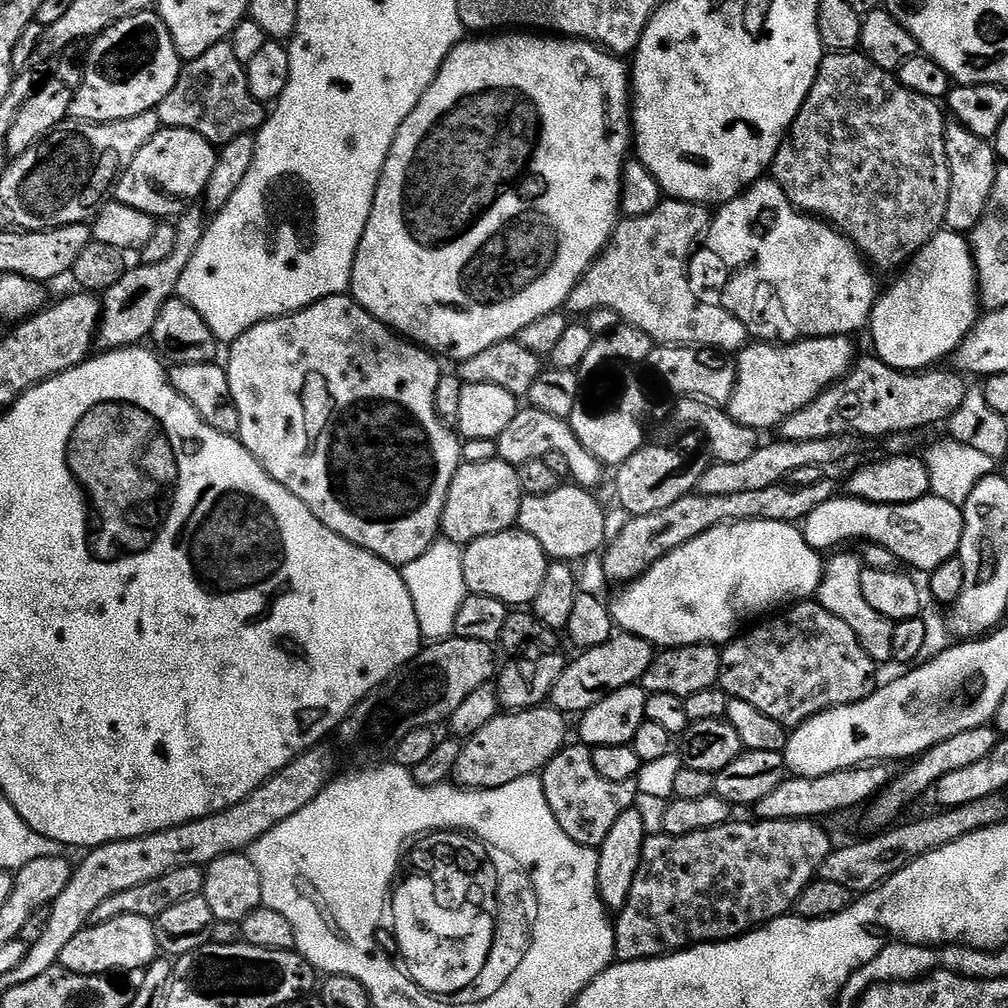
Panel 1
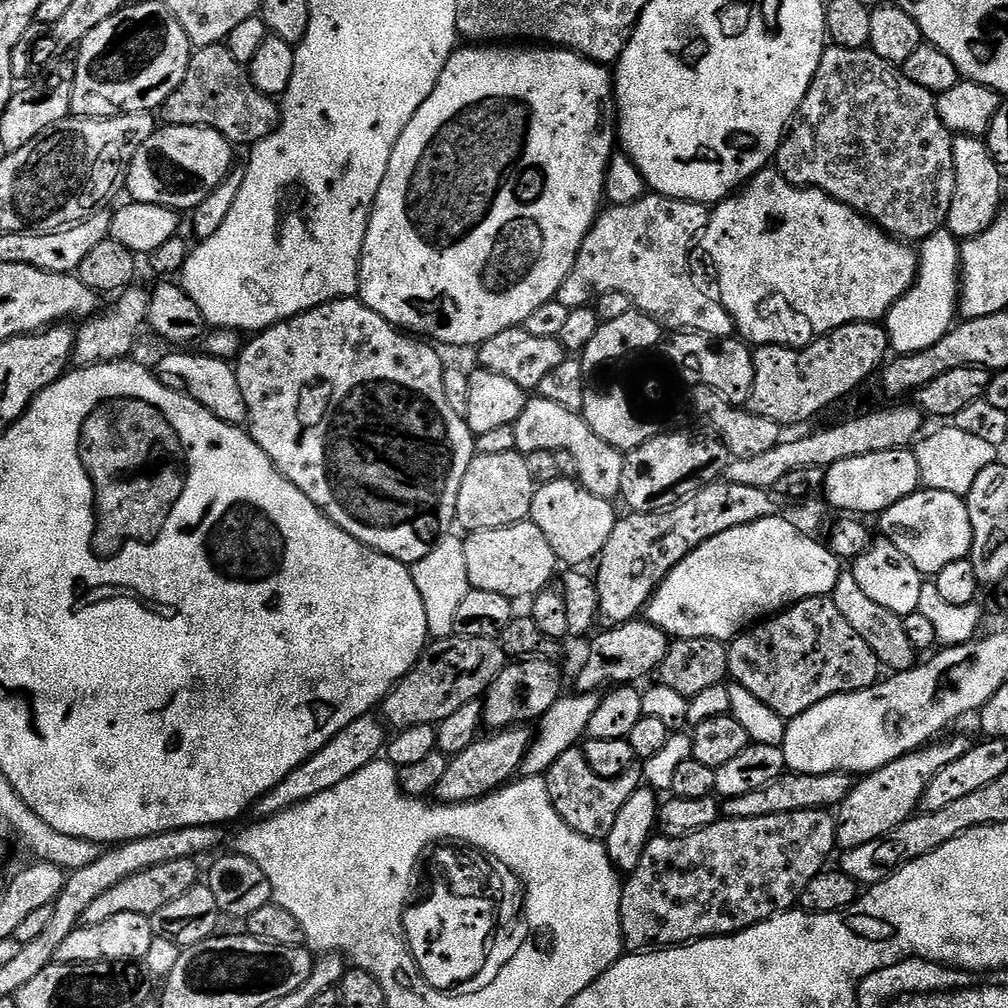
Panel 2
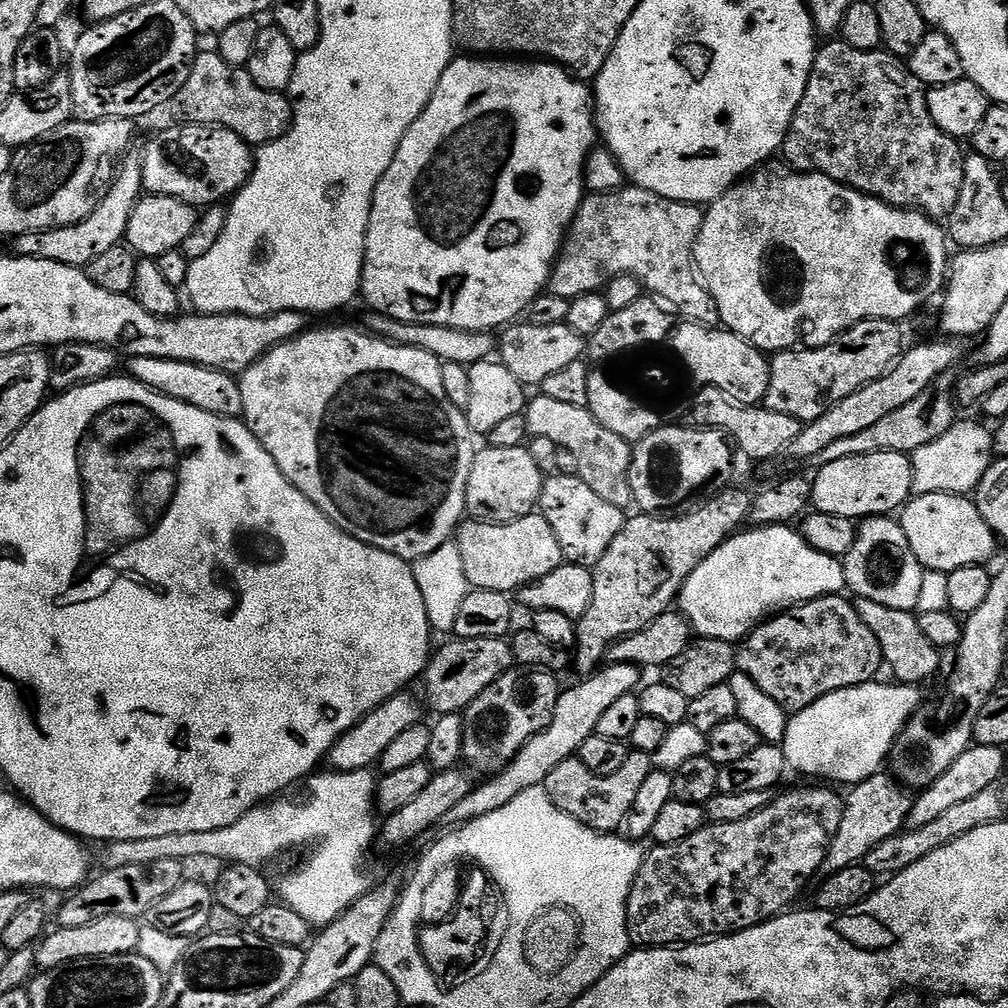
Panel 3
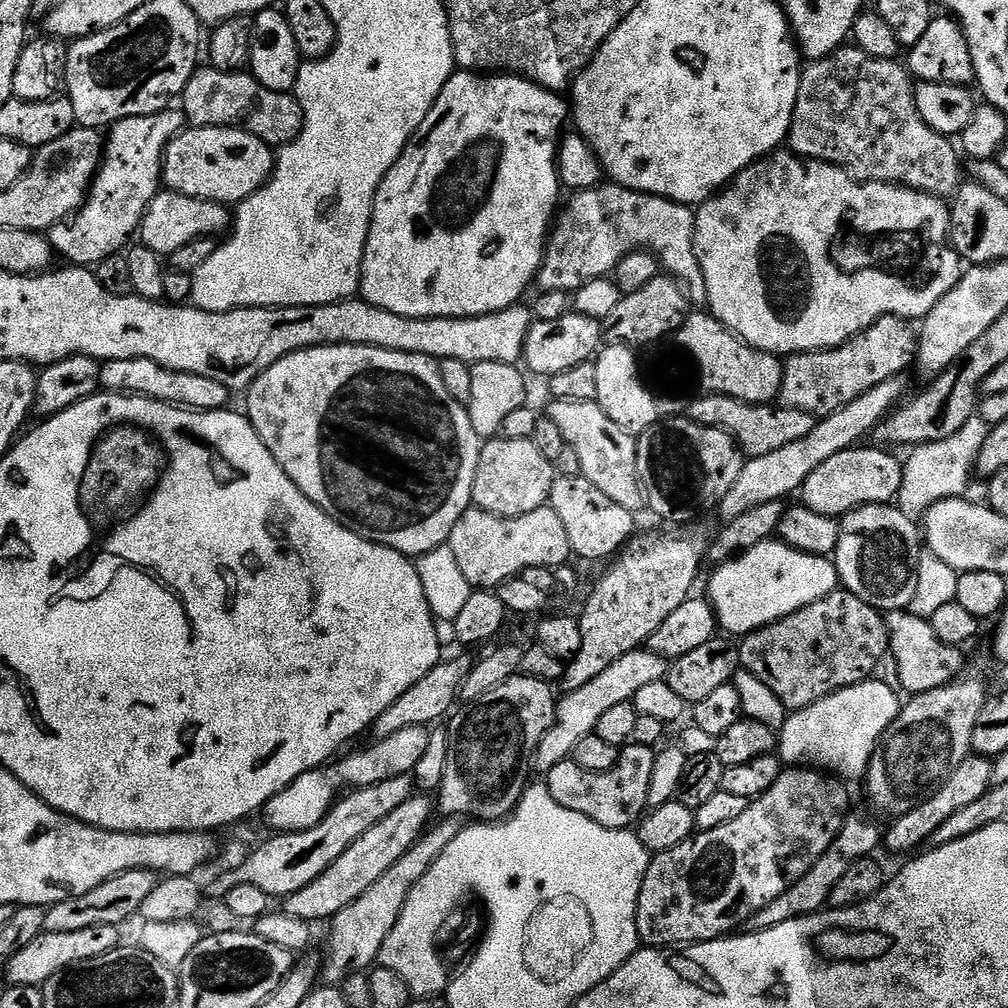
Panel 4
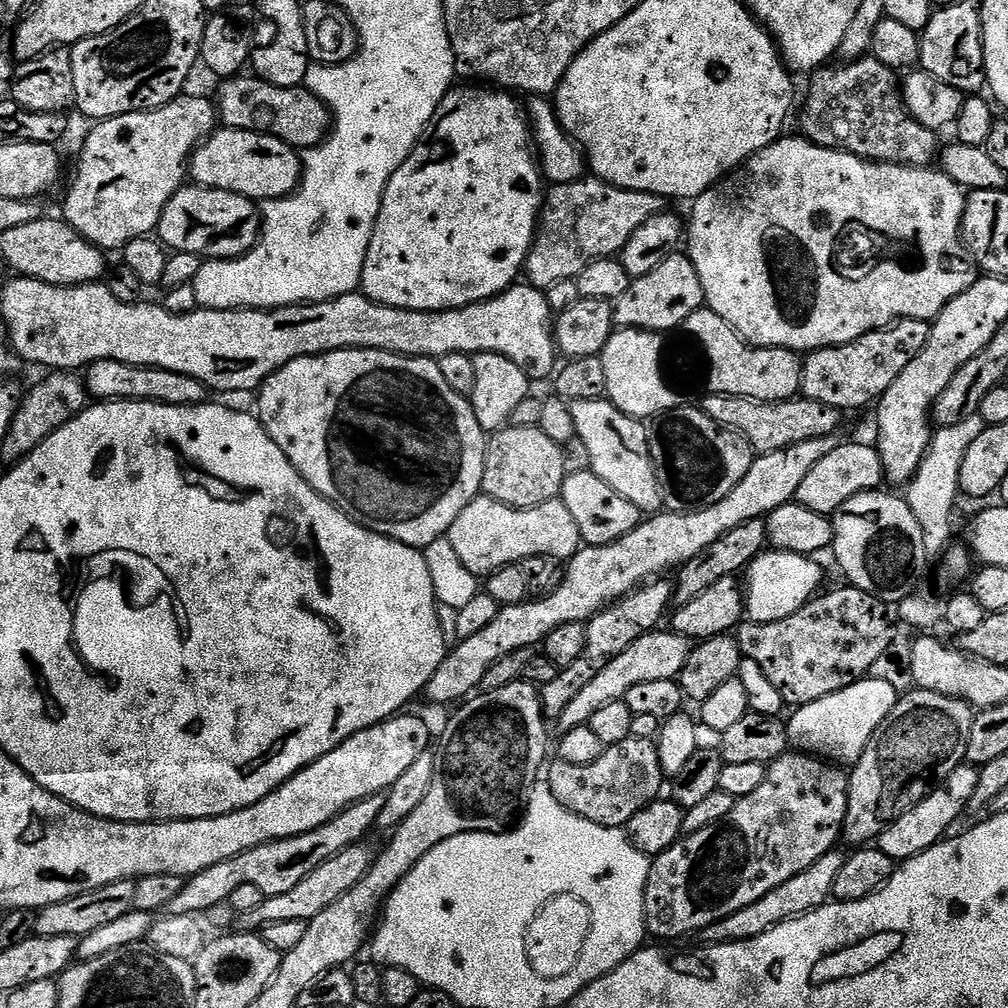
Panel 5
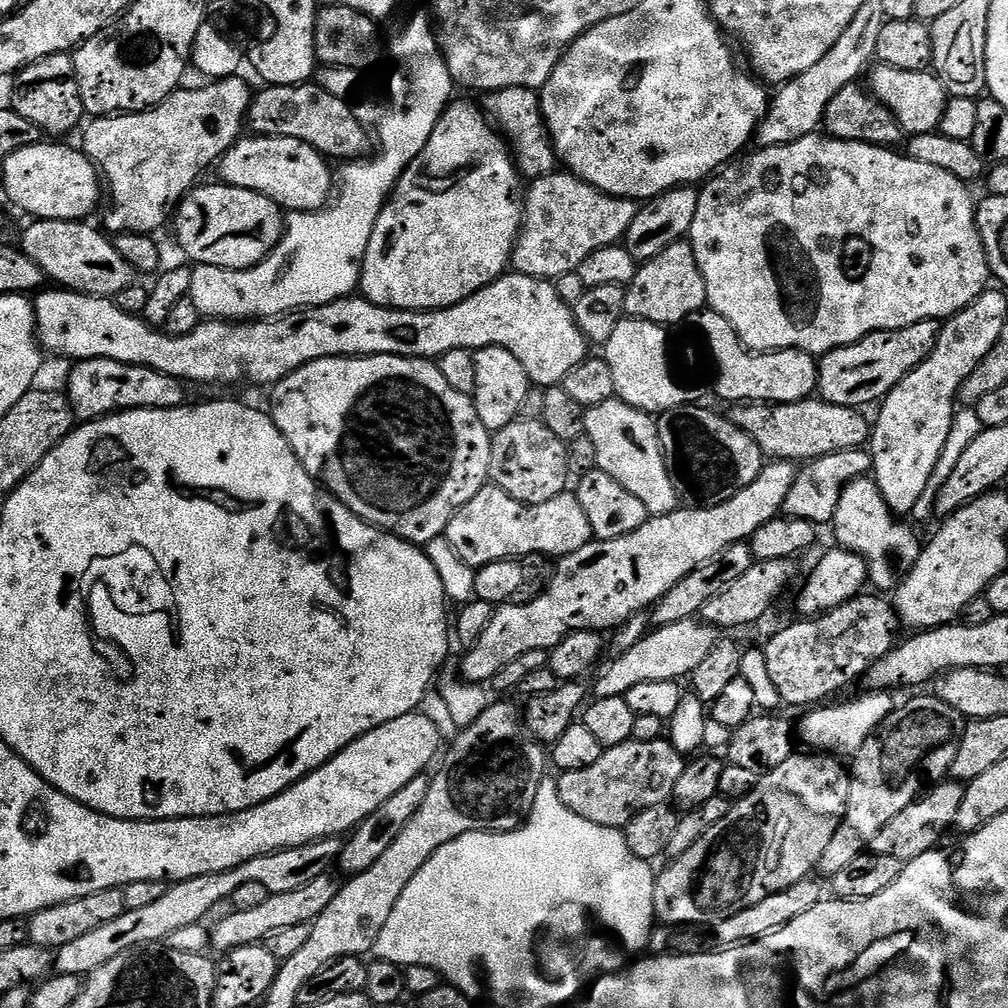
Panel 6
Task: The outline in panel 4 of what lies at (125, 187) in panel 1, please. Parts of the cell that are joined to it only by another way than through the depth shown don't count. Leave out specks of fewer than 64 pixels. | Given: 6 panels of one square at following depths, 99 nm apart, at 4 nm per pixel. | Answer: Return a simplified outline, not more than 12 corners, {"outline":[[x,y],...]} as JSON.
{"outline":[[188,126],[162,184],[238,206],[271,180],[273,145],[243,128]]}

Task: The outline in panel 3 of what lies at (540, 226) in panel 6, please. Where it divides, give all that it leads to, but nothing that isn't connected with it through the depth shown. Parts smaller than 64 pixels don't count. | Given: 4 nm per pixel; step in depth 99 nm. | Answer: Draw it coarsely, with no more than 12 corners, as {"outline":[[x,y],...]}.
{"outline":[[625,186],[585,195],[547,291],[632,275],[719,325],[692,258],[705,209]]}

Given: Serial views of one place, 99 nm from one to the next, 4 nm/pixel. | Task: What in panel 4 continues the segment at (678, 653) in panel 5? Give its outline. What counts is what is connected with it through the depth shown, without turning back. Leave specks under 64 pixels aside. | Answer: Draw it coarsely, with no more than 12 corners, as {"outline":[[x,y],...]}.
{"outline":[[637,650],[564,692],[536,751],[547,774],[598,718],[665,679],[669,661]]}

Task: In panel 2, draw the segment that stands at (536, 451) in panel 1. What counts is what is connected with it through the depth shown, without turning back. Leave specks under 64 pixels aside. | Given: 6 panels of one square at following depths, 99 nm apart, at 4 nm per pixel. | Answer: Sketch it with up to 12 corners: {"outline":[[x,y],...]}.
{"outline":[[537,395],[516,419],[516,451],[567,450],[578,483],[615,501],[625,453],[581,413]]}

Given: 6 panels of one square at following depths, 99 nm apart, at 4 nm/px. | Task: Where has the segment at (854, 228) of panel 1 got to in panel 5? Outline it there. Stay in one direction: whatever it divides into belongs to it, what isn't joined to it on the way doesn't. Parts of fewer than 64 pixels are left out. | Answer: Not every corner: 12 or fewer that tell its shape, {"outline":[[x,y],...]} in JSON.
{"outline":[[870,54],[811,73],[803,139],[929,167],[937,133]]}

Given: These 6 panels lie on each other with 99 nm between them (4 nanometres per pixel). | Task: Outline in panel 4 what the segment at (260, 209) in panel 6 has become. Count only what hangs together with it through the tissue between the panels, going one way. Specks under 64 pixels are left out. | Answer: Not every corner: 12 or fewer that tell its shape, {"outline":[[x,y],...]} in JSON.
{"outline":[[162,190],[138,240],[162,258],[223,237],[227,204]]}

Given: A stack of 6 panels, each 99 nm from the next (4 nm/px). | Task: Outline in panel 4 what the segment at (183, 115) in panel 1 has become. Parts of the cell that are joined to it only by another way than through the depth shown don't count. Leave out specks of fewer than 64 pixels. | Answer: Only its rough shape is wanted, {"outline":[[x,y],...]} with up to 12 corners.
{"outline":[[197,67],[185,121],[243,128],[283,146],[300,136],[292,92],[266,90],[247,71]]}

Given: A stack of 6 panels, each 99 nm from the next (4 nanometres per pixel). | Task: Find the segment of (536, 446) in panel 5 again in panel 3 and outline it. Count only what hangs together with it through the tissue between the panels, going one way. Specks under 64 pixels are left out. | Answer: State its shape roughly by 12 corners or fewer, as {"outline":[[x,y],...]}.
{"outline":[[481,447],[465,509],[489,522],[533,515],[545,473],[527,447]]}

